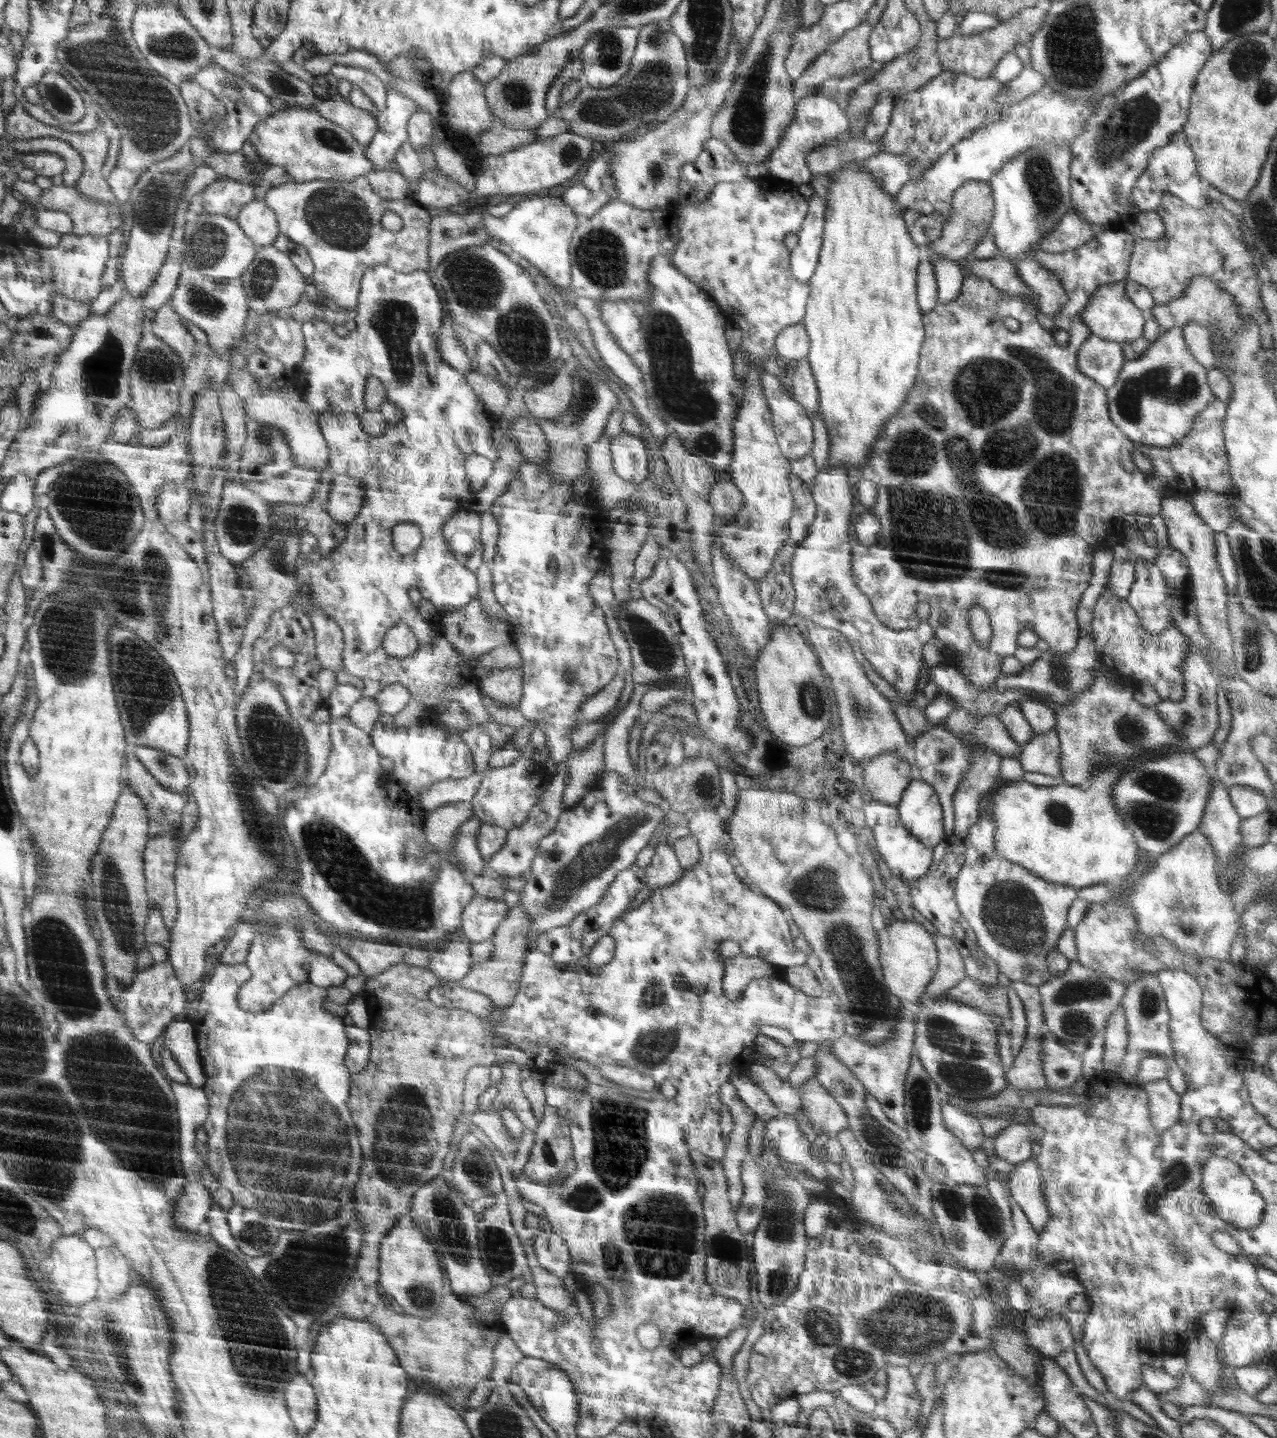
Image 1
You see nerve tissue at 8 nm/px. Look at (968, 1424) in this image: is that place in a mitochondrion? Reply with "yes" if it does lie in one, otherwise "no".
no

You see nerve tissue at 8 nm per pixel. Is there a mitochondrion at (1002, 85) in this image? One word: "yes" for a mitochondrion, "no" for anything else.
no

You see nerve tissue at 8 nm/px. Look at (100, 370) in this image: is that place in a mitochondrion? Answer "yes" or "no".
yes

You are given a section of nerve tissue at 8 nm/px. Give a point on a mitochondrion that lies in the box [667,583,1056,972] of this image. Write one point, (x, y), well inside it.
(1012, 915)

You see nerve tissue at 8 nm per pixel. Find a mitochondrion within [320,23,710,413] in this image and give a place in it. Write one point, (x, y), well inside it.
(523, 336)

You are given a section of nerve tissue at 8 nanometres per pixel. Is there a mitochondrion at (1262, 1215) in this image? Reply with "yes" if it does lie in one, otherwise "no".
no

